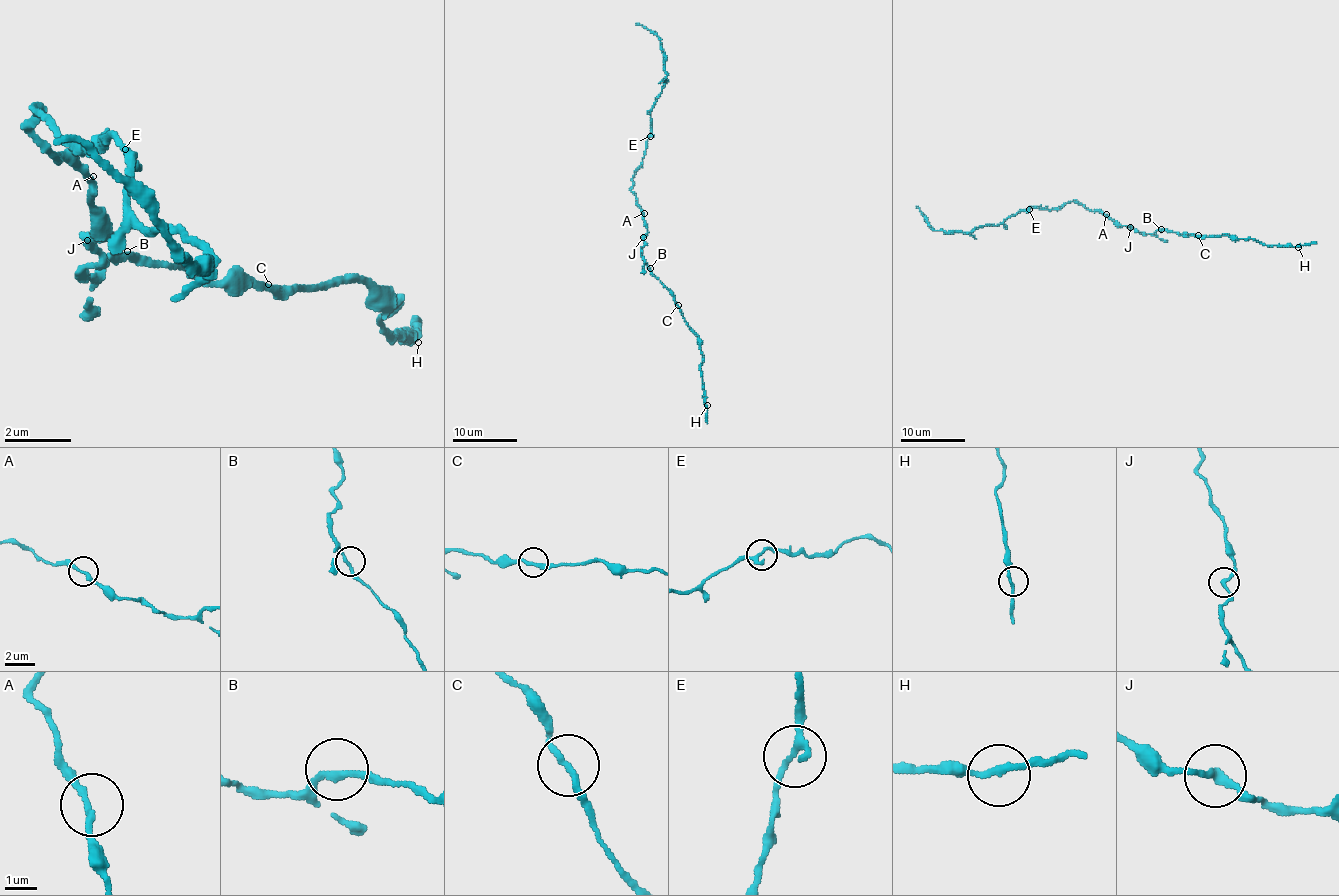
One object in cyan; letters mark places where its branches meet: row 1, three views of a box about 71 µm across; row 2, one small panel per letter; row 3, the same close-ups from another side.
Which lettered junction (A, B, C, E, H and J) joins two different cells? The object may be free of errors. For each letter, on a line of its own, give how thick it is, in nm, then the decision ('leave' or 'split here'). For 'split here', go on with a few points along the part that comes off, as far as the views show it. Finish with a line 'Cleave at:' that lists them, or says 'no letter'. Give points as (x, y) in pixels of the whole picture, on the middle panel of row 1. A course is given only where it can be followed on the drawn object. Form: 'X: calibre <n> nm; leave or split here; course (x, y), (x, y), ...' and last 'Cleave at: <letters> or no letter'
A: calibre 220 nm; leave
B: calibre 200 nm; leave
C: calibre 220 nm; leave
E: calibre 220 nm; leave
H: calibre 200 nm; leave
J: calibre 240 nm; leave
Cleave at: no letter

